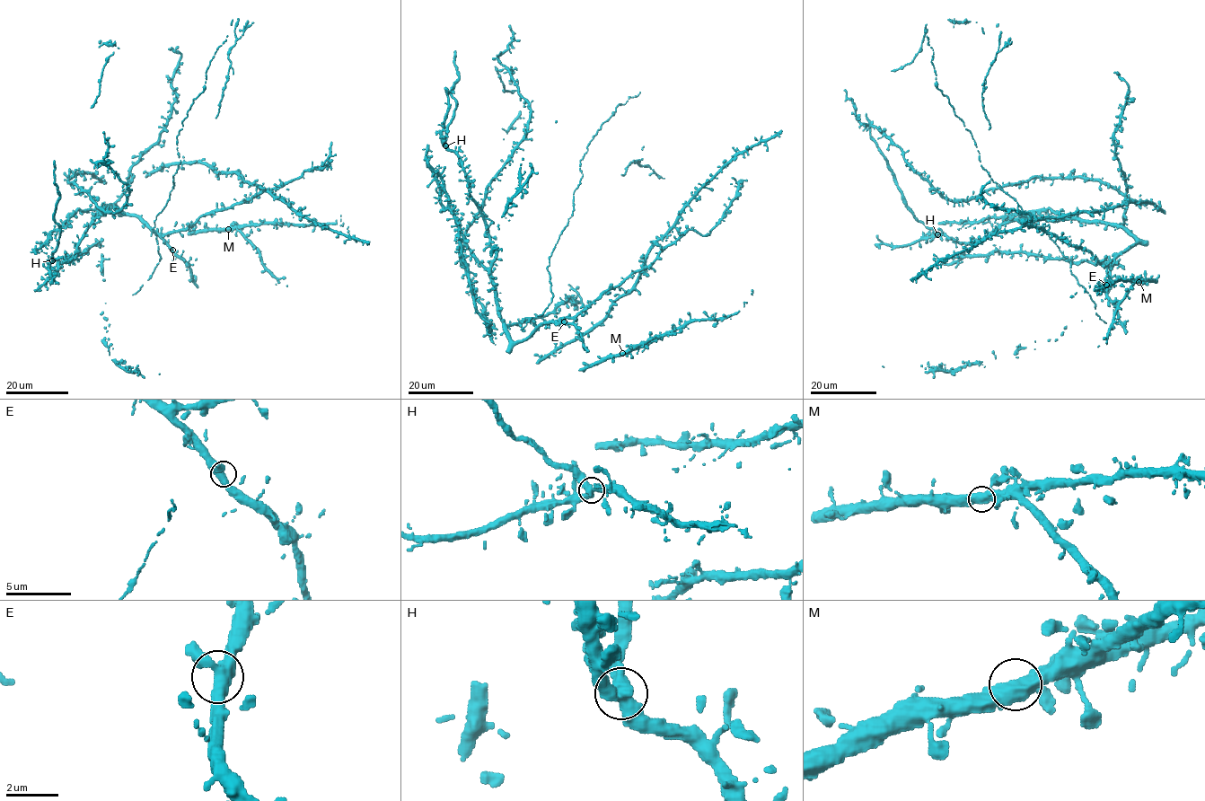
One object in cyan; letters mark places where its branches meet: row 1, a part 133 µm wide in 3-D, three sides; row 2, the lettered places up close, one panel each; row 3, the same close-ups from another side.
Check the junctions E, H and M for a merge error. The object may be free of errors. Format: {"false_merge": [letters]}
{"false_merge": ["H"]}

